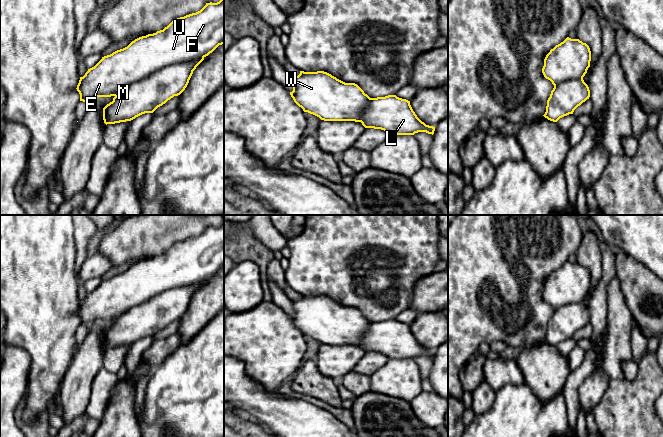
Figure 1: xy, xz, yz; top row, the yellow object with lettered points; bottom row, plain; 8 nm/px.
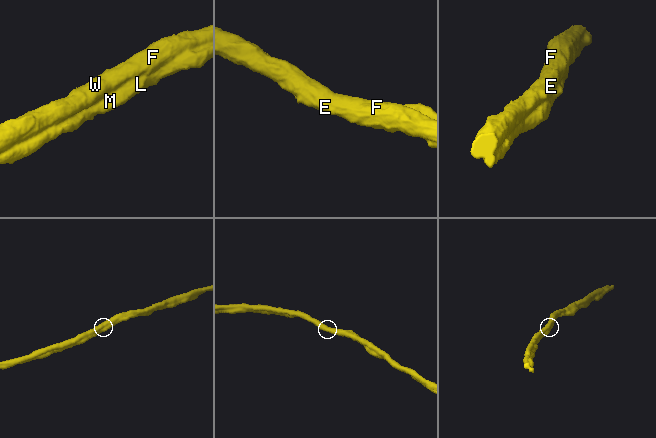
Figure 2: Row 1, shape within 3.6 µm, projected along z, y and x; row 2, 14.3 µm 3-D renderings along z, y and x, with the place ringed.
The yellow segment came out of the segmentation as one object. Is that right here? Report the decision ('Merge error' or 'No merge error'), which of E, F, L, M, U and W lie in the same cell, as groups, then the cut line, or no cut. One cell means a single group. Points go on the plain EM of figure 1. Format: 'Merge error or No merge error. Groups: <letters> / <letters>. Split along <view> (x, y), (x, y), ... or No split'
No merge error. Groups: E F L M U W. No split

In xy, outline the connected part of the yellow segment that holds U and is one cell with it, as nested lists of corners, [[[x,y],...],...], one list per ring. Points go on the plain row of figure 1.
[[[224,221],[217,227],[206,227],[198,236],[174,243],[163,254],[139,261],[127,271],[117,274],[102,283],[80,301],[77,315],[80,325],[89,328],[96,321],[111,321],[113,325],[103,332],[103,344],[107,348],[131,345],[136,341],[153,337],[187,311],[196,291],[219,269],[224,268]]]

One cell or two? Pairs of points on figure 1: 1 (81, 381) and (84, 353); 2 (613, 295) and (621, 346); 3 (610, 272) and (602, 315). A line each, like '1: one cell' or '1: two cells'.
1: one cell
2: one cell
3: one cell

